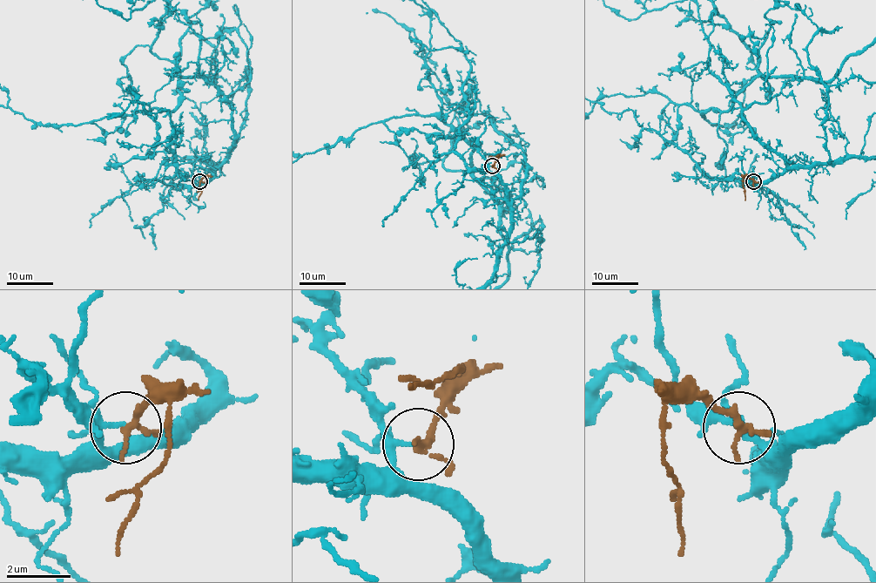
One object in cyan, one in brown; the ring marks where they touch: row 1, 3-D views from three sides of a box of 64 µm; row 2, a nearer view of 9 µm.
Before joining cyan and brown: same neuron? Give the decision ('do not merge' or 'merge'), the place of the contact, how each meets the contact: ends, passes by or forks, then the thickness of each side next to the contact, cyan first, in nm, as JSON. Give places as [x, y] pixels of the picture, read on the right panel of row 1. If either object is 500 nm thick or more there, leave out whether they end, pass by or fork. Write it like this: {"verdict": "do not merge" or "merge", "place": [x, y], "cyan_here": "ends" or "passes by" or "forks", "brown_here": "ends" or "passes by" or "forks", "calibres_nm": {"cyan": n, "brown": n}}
{"verdict": "merge", "place": [753, 181], "cyan_here": "passes by", "brown_here": "passes by", "calibres_nm": {"cyan": 140, "brown": 200}}

